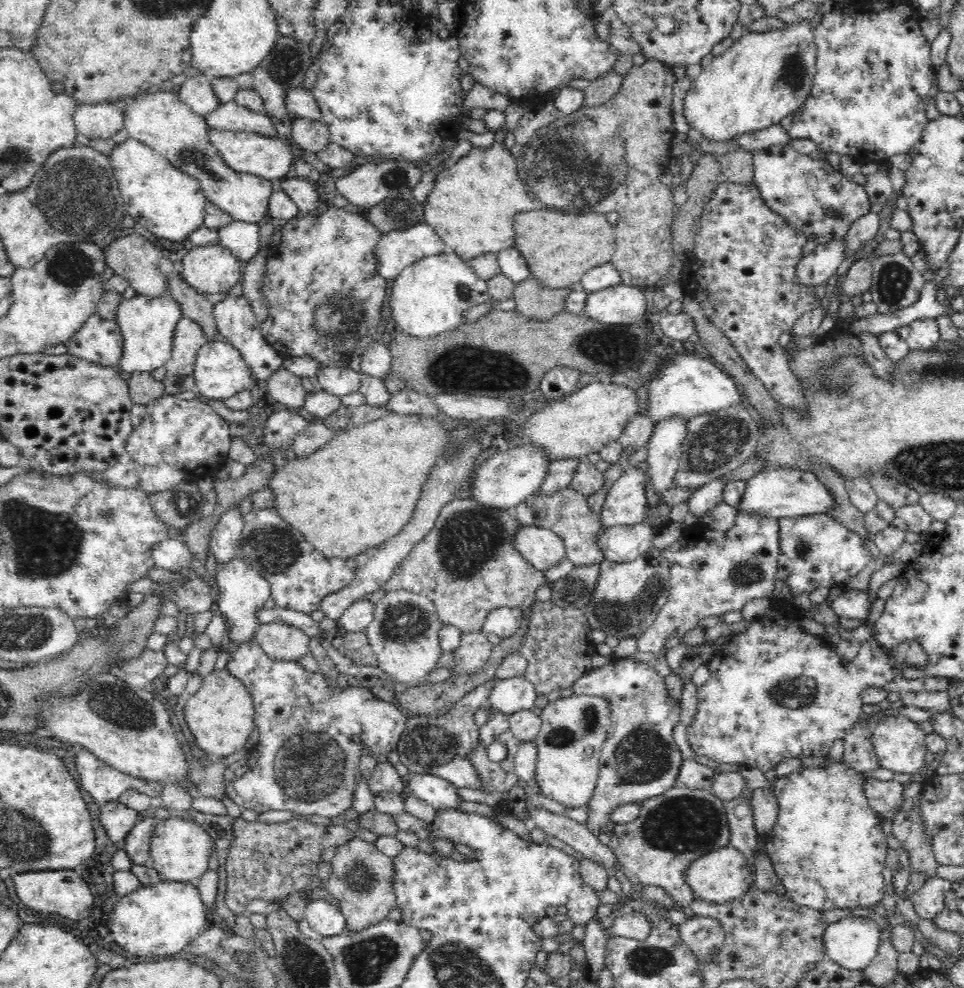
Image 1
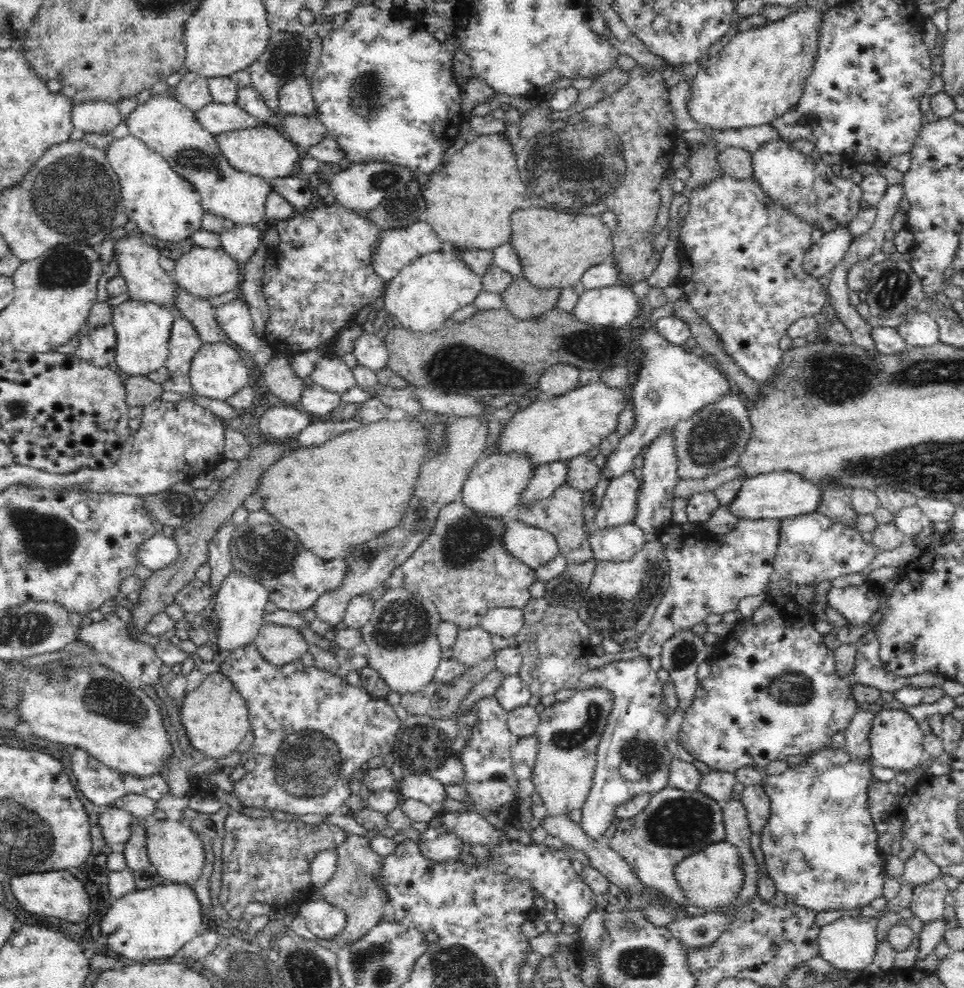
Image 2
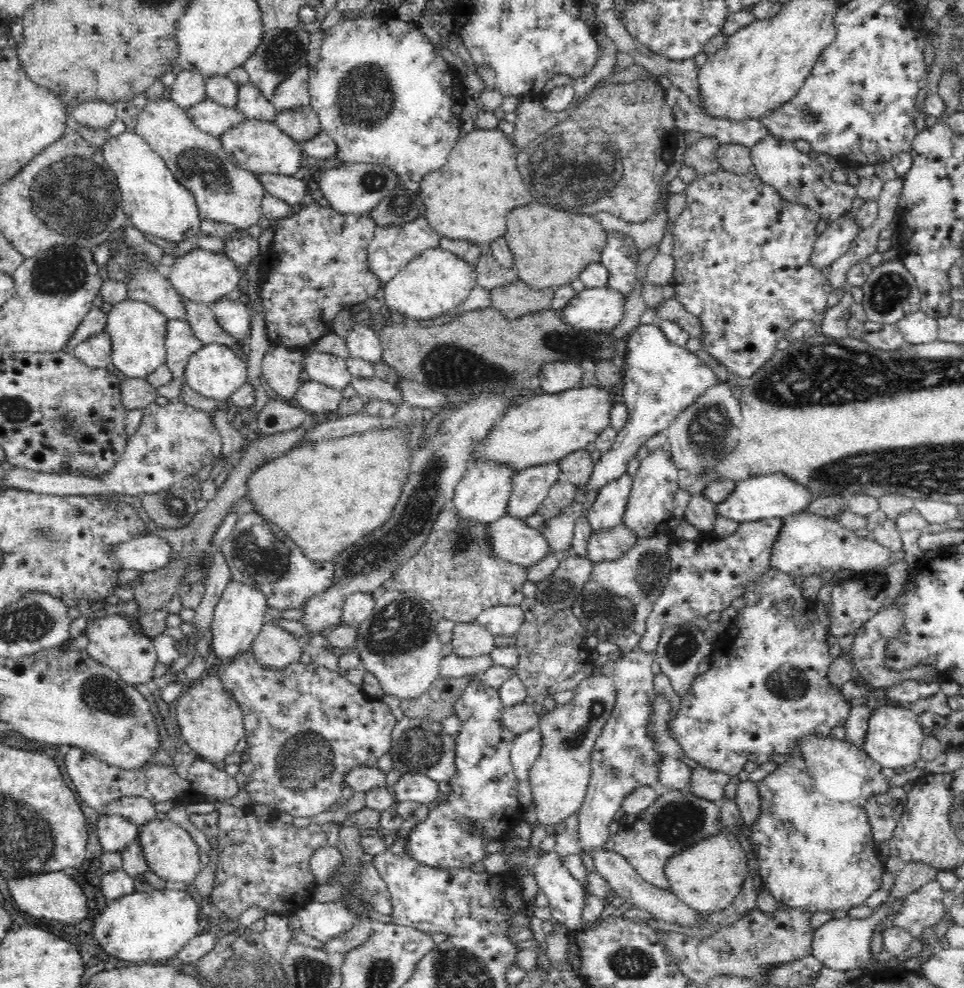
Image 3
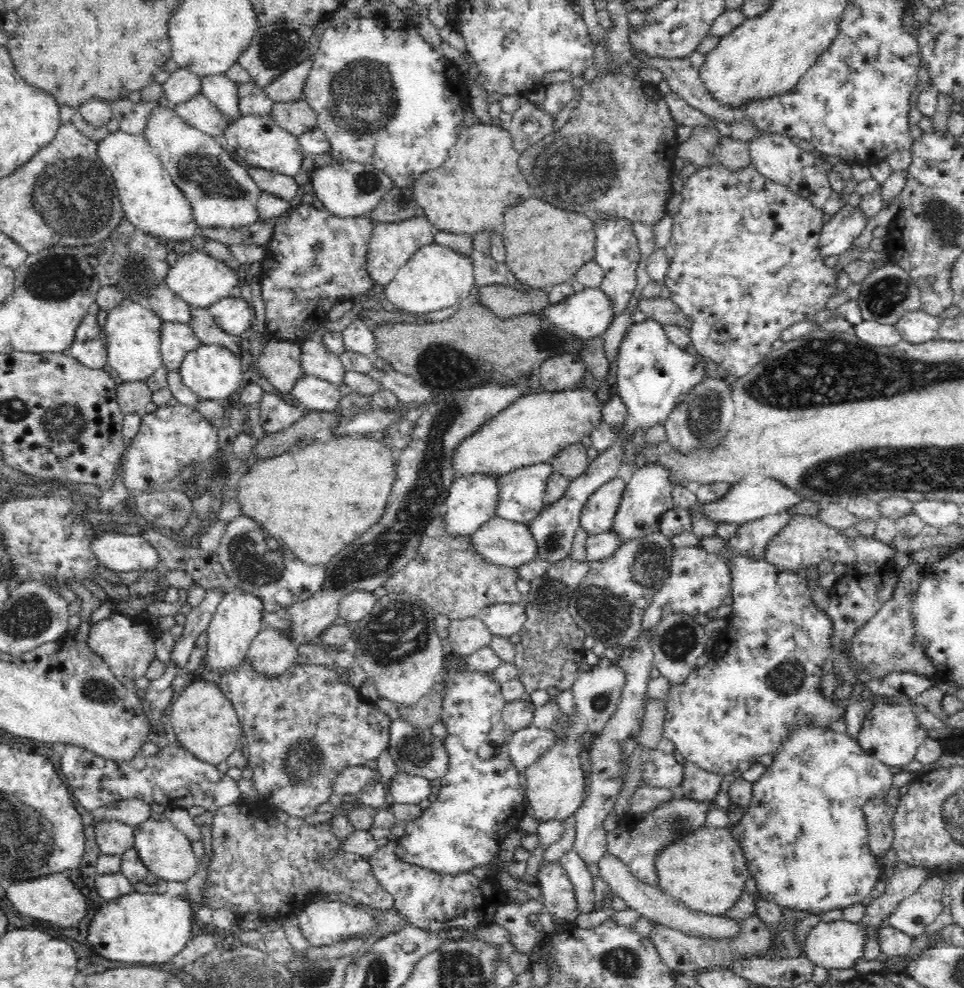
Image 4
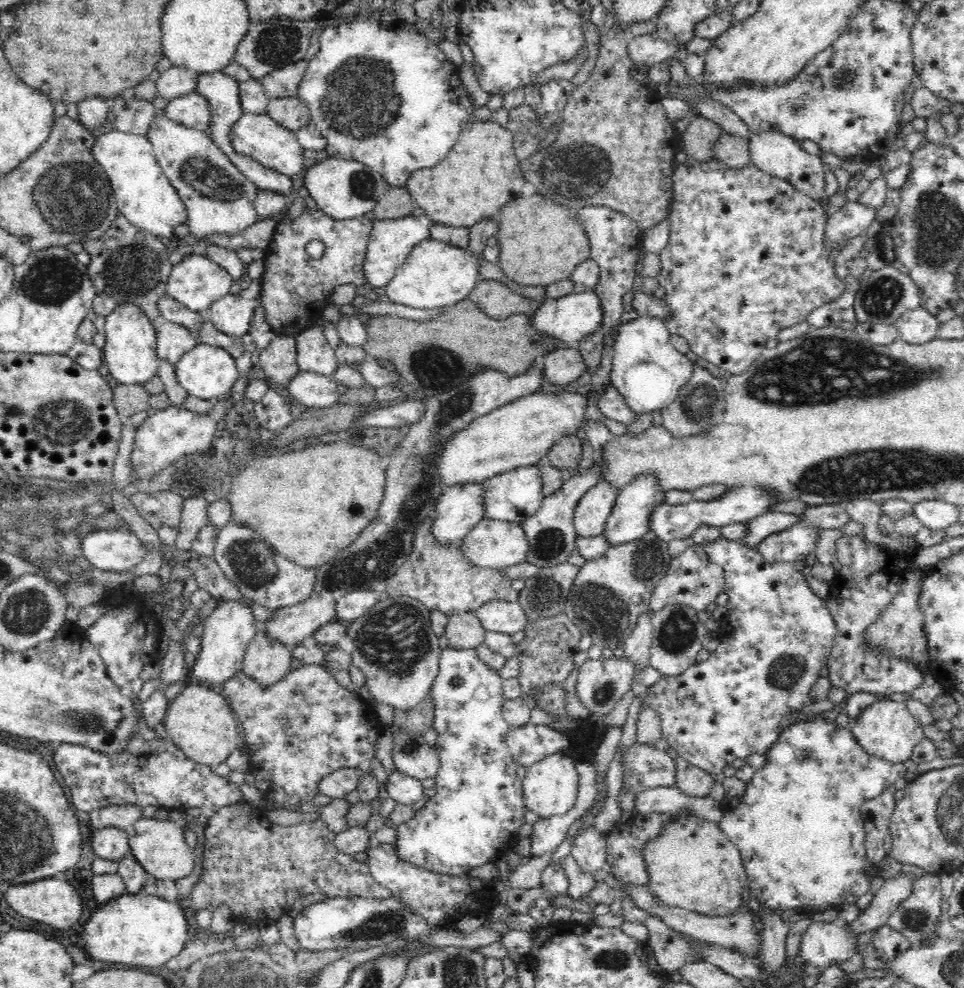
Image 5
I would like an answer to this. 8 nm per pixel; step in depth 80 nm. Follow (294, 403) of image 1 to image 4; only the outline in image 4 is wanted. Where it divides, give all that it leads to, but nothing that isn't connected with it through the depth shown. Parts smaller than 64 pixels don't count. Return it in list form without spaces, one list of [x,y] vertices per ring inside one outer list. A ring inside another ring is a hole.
[[[271,337],[263,348],[258,370],[280,396],[290,399],[294,384],[303,375],[301,355],[301,343],[284,342]]]

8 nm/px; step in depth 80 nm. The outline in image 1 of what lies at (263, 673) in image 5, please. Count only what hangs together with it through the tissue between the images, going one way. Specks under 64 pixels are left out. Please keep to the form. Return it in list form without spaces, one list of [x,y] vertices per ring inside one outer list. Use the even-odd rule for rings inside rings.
[[[270,622],[260,624],[254,636],[266,654],[274,659],[300,660],[310,654],[311,638],[293,624]]]

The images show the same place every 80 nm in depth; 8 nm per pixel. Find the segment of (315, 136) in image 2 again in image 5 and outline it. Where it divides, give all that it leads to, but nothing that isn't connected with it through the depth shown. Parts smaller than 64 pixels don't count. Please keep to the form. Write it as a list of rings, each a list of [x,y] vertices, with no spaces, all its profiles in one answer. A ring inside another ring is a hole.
[[[296,97],[272,98],[269,101],[267,114],[280,126],[296,134],[300,128],[312,122],[312,113],[307,104]]]

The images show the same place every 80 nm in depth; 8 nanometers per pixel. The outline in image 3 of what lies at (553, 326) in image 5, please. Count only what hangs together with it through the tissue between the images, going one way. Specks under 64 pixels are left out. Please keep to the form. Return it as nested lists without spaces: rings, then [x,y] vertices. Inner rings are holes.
[[[610,287],[585,288],[559,312],[576,330],[611,331],[626,316],[628,295]]]

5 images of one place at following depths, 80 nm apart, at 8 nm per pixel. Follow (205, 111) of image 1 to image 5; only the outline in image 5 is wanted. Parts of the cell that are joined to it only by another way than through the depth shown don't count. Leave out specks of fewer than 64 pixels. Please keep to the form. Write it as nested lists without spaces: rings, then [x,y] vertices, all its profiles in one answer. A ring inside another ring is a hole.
[[[173,65],[160,74],[155,84],[162,98],[166,101],[176,100],[196,91],[199,76],[195,71]]]

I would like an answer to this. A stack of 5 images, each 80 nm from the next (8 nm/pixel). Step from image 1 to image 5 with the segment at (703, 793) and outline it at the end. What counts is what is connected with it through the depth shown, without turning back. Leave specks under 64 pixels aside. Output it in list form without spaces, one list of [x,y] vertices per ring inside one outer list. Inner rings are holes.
[[[680,807],[671,813],[666,811],[652,811],[648,814],[640,814],[634,812],[630,816],[630,822],[619,822],[610,833],[606,833],[606,850],[608,856],[606,858],[608,865],[614,865],[612,873],[618,877],[618,879],[626,879],[634,884],[648,885],[650,882],[650,871],[648,871],[648,865],[646,865],[646,859],[644,859],[644,846],[648,844],[649,839],[658,838],[662,836],[662,832],[666,830],[666,826],[670,822],[678,822],[680,818],[688,818],[688,816],[694,815],[694,809],[688,809],[688,807]]]

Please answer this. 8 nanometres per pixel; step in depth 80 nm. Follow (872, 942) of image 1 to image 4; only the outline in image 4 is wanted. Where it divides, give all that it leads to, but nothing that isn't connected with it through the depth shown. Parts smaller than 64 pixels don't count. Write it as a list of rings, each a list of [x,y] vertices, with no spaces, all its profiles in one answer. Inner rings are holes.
[[[844,918],[830,922],[820,922],[809,932],[806,943],[805,954],[808,955],[818,967],[826,970],[849,970],[856,966],[860,958],[864,959],[864,946],[866,946],[868,926],[862,922],[849,921]]]

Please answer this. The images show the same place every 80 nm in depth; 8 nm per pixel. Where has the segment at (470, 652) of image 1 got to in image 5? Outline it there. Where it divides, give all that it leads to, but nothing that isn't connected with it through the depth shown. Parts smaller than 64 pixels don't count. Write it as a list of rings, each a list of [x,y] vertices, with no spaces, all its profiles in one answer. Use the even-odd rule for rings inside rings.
[[[476,614],[453,615],[448,618],[445,636],[452,649],[475,650],[484,644],[488,631]]]

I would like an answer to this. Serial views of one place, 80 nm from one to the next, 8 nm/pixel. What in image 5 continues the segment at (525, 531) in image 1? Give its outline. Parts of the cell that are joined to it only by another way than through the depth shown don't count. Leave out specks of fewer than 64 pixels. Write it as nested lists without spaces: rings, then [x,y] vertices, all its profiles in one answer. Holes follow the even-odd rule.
[[[485,518],[462,539],[465,554],[475,564],[484,567],[510,568],[528,561],[531,543],[522,524]]]

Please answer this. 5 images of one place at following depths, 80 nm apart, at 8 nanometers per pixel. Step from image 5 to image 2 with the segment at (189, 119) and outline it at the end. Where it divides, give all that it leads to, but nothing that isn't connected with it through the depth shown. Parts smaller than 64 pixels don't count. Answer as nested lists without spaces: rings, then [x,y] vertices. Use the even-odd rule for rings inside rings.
[[[214,102],[204,107],[204,110],[196,110],[194,113],[200,119],[202,126],[206,127],[206,130],[209,130],[212,135],[244,128],[262,128],[262,126],[267,126],[265,120],[260,120],[258,117],[251,115],[235,102]]]

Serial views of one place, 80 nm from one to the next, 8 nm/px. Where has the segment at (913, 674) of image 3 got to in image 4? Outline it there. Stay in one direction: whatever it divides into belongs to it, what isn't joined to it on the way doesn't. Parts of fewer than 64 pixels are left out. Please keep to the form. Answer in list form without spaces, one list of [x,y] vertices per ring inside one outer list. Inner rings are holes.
[[[909,564],[902,569],[896,582],[892,598],[882,605],[878,613],[855,634],[850,645],[851,655],[871,678],[886,678],[888,674],[918,674],[935,680],[936,667],[928,660],[919,646],[913,642],[914,630],[910,601],[920,584],[921,566]]]

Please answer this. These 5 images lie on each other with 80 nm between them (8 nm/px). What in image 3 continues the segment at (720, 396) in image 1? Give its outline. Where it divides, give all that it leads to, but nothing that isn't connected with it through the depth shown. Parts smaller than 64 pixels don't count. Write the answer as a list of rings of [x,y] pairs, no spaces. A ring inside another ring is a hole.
[[[657,321],[639,325],[629,335],[628,354],[623,360],[622,367],[622,396],[628,409],[628,420],[624,428],[618,432],[612,448],[602,453],[601,458],[595,463],[590,483],[578,489],[579,496],[575,506],[567,509],[562,517],[552,520],[552,523],[542,531],[551,543],[552,554],[560,556],[564,550],[571,548],[574,526],[584,508],[584,494],[587,494],[588,490],[598,490],[626,474],[630,460],[636,456],[636,452],[644,446],[648,438],[656,436],[658,432],[666,432],[684,410],[696,404],[710,388],[723,382],[714,369],[711,370],[704,365],[696,354],[690,353],[684,346],[672,344],[660,330]]]

